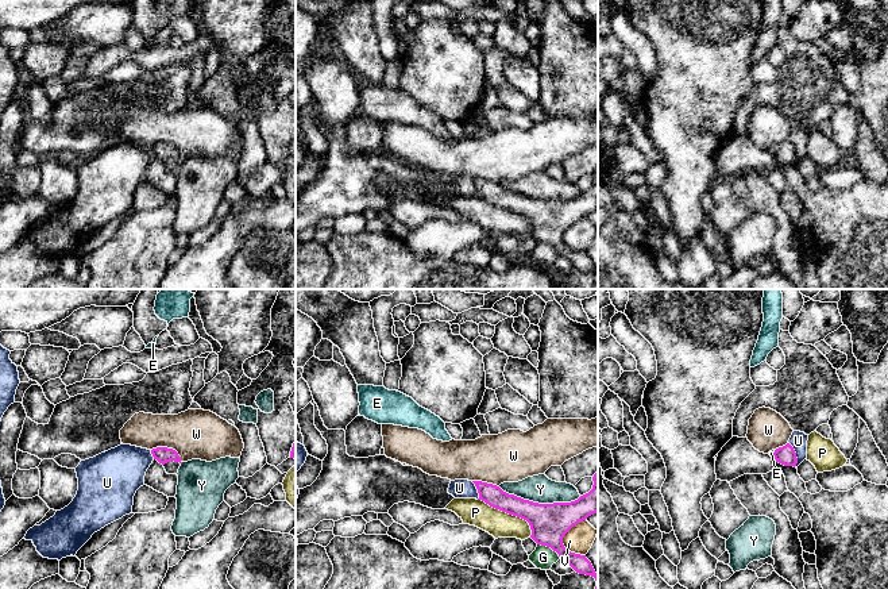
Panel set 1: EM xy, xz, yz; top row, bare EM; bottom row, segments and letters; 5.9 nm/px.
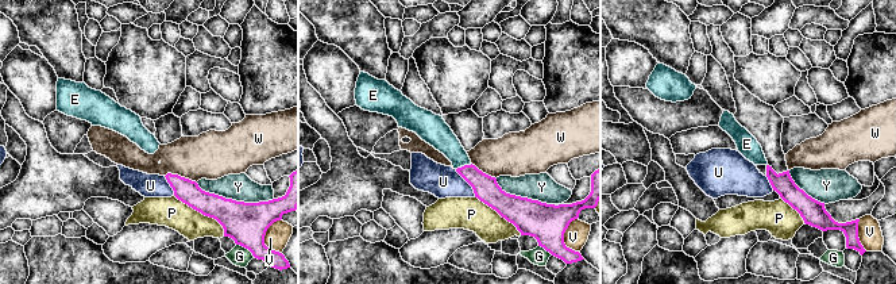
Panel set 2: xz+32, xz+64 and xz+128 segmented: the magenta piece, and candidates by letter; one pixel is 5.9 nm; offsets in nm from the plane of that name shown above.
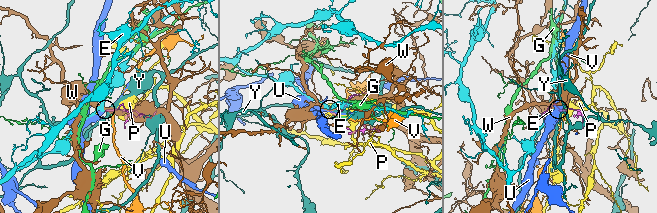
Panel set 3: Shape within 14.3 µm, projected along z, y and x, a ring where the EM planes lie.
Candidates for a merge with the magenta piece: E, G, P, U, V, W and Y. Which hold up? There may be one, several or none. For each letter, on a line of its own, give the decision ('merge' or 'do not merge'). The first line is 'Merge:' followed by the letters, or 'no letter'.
Merge: E
E: merge
G: do not merge
P: do not merge
U: do not merge
V: do not merge
W: do not merge
Y: do not merge

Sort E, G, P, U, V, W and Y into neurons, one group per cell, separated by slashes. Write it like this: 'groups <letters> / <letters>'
groups E / G / P / U / V / W / Y

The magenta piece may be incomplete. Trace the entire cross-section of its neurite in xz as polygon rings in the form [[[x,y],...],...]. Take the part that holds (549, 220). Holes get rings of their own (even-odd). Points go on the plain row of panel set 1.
[[[598,170],[594,172],[592,178],[592,186],[578,197],[553,201],[533,200],[509,192],[497,182],[482,178],[472,180],[479,190],[478,197],[526,217],[532,227],[530,235],[537,242],[551,245],[556,249],[576,270],[594,274],[596,278],[595,289],[598,289],[598,273],[591,259],[586,253],[571,250],[563,242],[564,232],[574,223],[598,209]]]

